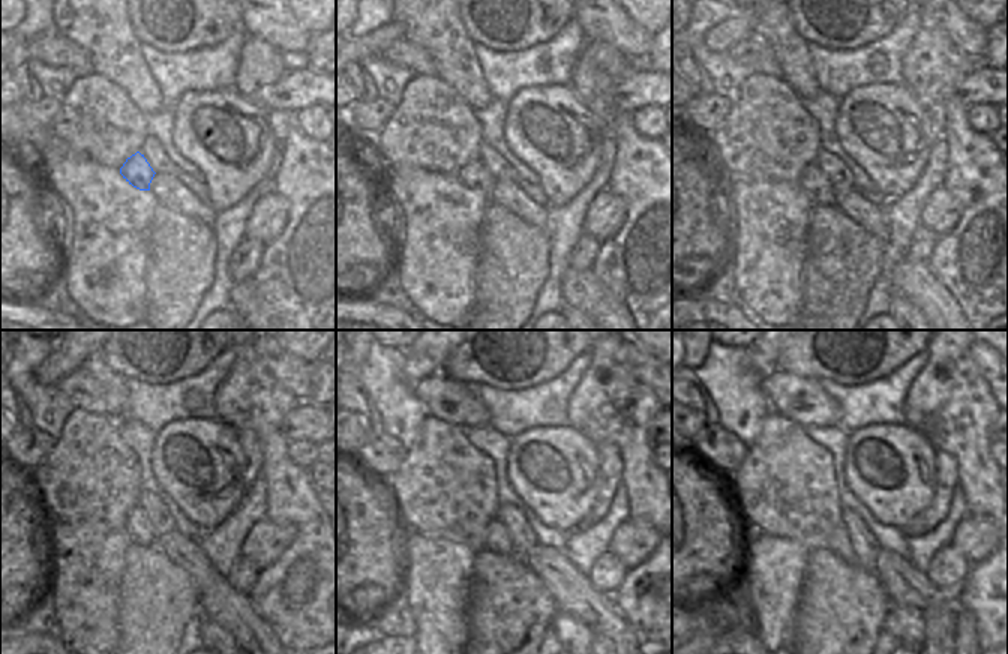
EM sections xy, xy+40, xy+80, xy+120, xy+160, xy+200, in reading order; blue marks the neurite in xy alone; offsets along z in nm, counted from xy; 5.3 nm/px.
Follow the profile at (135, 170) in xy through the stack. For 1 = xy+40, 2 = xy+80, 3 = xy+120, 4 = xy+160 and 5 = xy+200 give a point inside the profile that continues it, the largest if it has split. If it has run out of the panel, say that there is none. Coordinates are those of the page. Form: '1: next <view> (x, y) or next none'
1: next xy+40 (474, 176)
2: next xy+80 (813, 182)
3: next xy+120 (141, 531)
4: next xy+160 (498, 540)
5: next xy+200 (837, 543)

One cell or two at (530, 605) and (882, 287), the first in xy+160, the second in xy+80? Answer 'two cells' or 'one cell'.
two cells

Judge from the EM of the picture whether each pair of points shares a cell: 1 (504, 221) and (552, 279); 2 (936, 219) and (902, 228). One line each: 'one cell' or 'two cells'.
1: two cells
2: two cells

